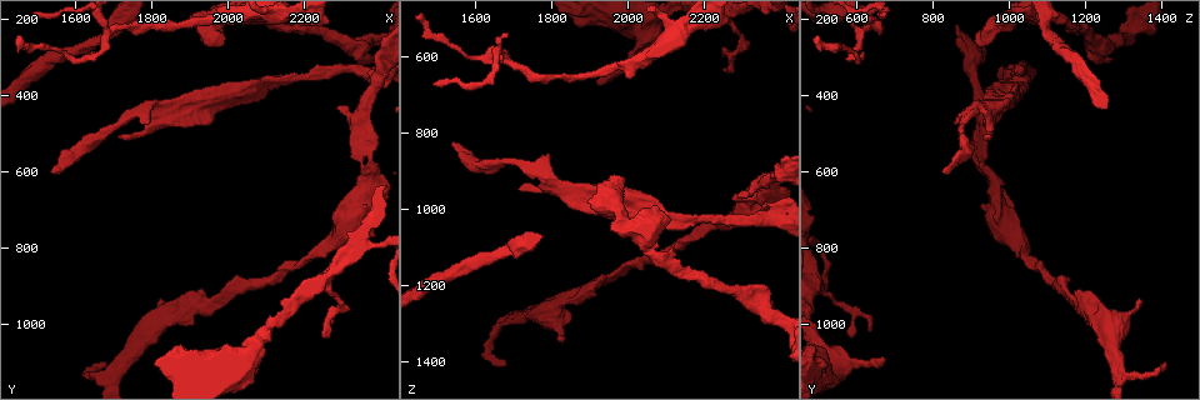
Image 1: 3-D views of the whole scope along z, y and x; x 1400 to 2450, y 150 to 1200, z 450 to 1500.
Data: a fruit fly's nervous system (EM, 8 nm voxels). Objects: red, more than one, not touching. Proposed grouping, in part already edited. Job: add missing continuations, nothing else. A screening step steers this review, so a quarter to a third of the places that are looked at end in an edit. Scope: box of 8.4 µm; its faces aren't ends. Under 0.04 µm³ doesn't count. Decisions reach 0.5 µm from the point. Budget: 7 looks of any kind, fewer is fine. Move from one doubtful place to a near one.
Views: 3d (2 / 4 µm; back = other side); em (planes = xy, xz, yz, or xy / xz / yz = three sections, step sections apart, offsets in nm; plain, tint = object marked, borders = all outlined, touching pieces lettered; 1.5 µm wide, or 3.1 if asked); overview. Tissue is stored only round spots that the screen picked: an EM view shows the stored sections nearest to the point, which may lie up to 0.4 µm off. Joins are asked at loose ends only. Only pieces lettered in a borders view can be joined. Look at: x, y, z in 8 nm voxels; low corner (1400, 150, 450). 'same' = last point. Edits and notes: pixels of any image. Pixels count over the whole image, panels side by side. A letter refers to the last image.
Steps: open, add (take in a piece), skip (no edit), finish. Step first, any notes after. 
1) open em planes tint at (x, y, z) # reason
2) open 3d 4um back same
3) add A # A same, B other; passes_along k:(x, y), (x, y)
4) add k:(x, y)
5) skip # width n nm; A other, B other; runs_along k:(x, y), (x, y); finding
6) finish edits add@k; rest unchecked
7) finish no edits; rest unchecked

open 3d 4um at (1540, 600, 830) # branch stops here

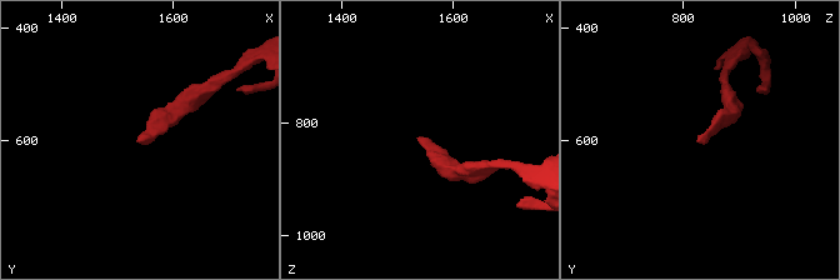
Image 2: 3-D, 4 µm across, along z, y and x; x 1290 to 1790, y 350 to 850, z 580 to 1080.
open em planes plain at (1540, 600, 825)

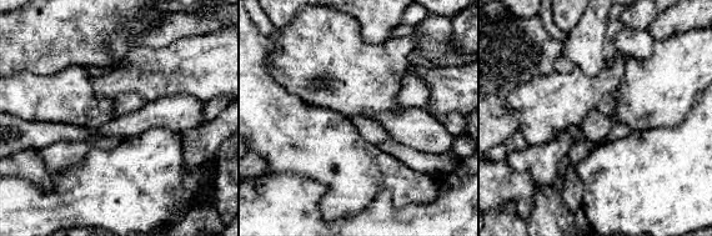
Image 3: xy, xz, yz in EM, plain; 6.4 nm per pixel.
open em planes borders same

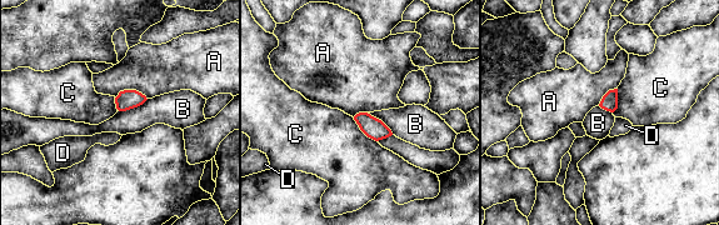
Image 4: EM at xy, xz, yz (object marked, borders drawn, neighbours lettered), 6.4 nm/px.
skip # longest_contact C 220 nm; A other, B other, C other, D other; border 4:(115, 96), (138, 90), (146, 99); no lettered piece goes on from it

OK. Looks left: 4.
open em xz step 4 tint at (2290, 430, 970) # tapers out

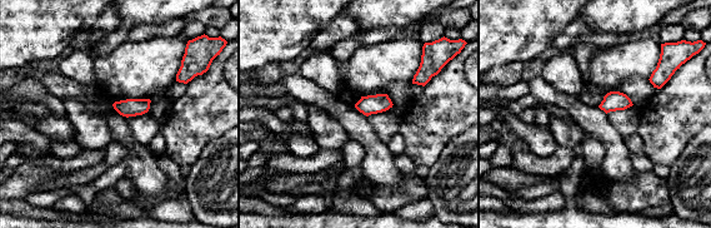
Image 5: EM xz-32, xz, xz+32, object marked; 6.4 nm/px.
open em planes borders same

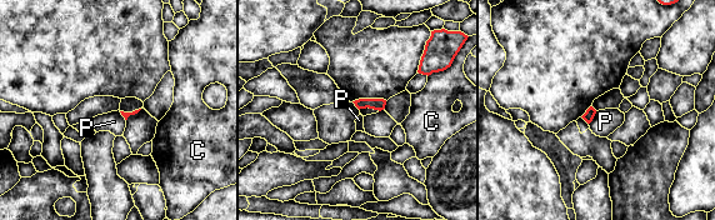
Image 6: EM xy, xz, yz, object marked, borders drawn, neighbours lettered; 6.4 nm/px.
skip # longest_contact P 100 nm; C other, P other; no lettered piece goes on from it

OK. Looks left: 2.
open em xz step 4 tint at (1840, 950, 1335) # free end

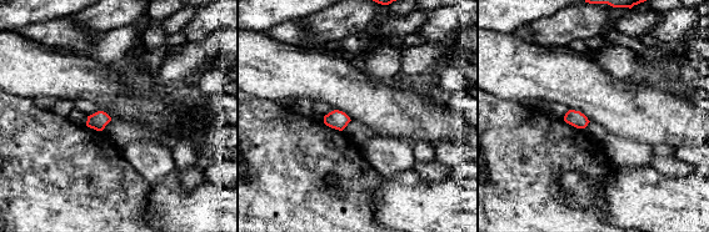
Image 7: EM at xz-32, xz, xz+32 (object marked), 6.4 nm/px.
open em xz step 4 borders same

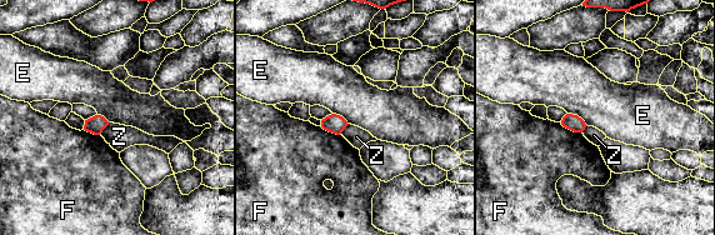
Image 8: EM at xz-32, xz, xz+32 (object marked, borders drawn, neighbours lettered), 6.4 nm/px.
skip # longest_contact E 160 nm; E other, F other, Z other; border 8:(568, 113), (576, 114), (588, 125); no lettered piece goes on from it

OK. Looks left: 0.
finish no edits; rest unchecked

